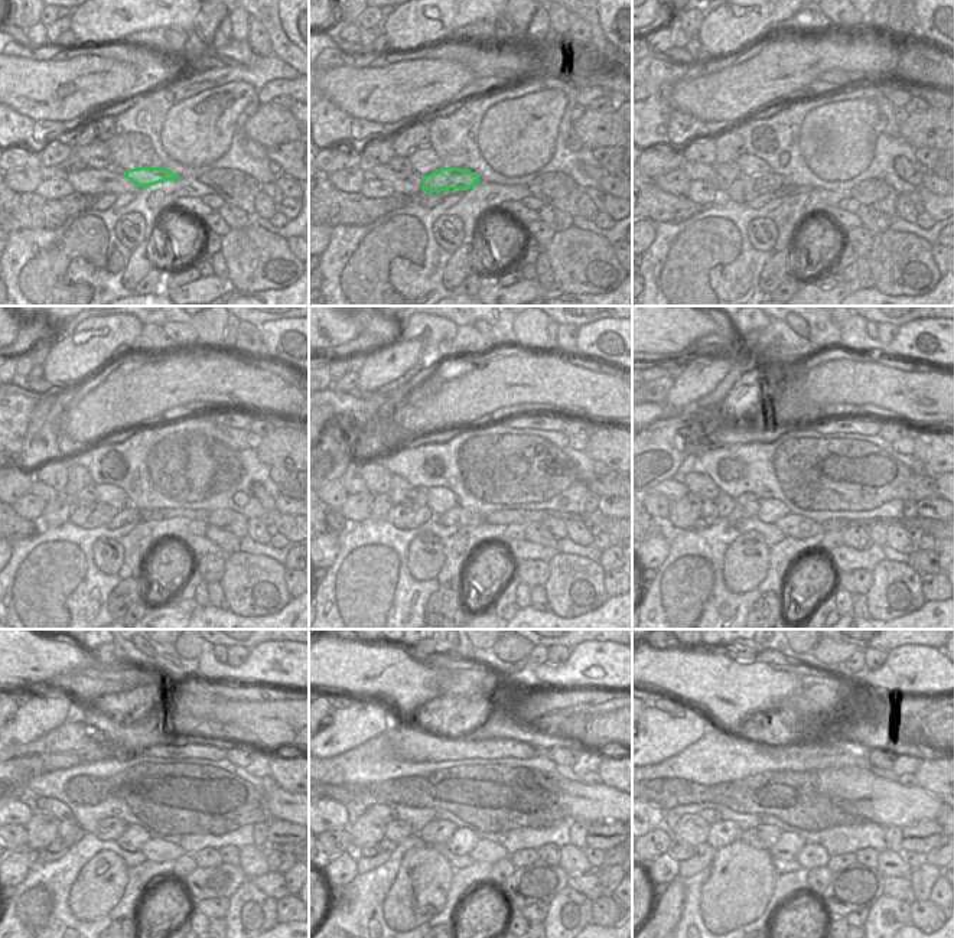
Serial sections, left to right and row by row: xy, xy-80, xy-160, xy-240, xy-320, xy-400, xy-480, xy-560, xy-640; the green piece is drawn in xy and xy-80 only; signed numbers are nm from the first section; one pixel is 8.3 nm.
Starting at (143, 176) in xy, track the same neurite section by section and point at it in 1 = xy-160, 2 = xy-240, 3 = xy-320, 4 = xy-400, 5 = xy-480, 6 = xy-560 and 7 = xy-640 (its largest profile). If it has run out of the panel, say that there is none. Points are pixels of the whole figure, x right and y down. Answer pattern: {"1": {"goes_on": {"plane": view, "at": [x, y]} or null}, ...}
{"1": {"goes_on": {"plane": "xy-160", "at": [742, 191]}}, "2": {"goes_on": {"plane": "xy-240", "at": [98, 514]}}, "3": {"goes_on": {"plane": "xy-320", "at": [401, 517]}}, "4": {"goes_on": {"plane": "xy-400", "at": [735, 517]}}, "5": {"goes_on": {"plane": "xy-480", "at": [58, 843]}}, "6": {"goes_on": {"plane": "xy-560", "at": [370, 850]}}, "7": {"goes_on": {"plane": "xy-640", "at": [677, 850]}}}

